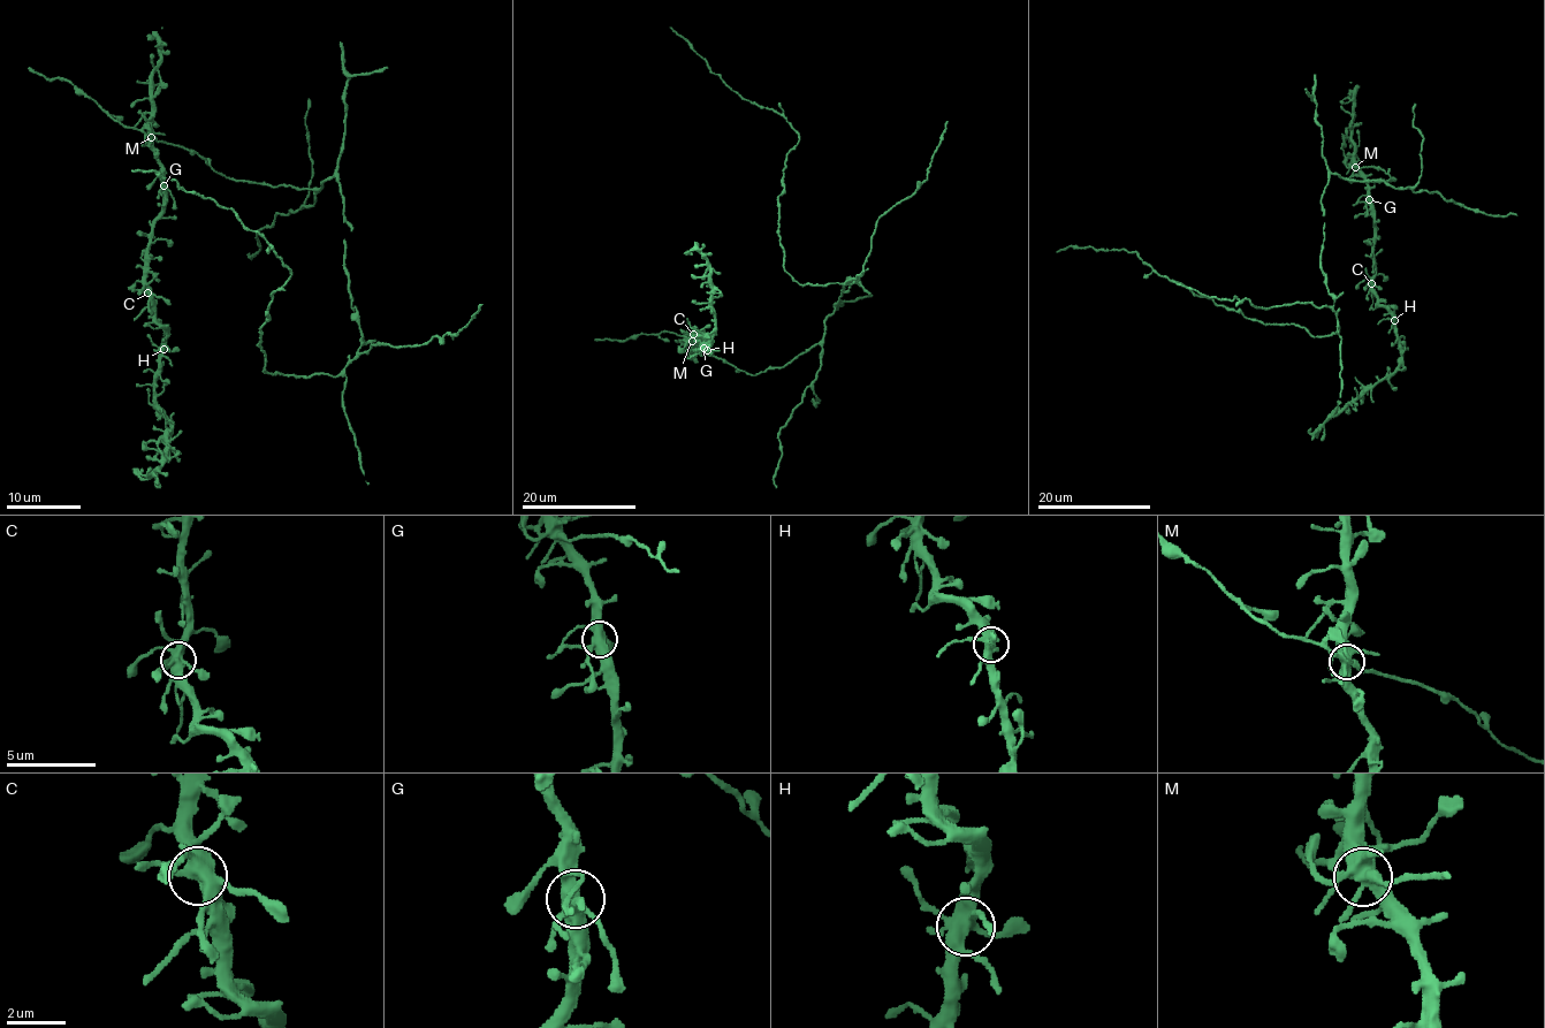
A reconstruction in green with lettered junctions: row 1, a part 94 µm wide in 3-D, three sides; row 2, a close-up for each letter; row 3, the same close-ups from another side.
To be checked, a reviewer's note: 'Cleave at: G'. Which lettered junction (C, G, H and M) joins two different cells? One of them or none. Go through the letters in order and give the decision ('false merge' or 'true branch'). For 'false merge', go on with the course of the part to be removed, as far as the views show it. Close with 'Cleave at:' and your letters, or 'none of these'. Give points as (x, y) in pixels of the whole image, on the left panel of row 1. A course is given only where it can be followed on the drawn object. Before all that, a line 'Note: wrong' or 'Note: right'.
Note: wrong
C: true branch
G: true branch
H: true branch
M: true branch
Cleave at: none of these

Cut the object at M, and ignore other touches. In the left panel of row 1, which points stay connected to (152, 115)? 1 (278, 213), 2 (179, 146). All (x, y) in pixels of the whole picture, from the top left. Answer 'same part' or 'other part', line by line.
1: same part
2: other part

